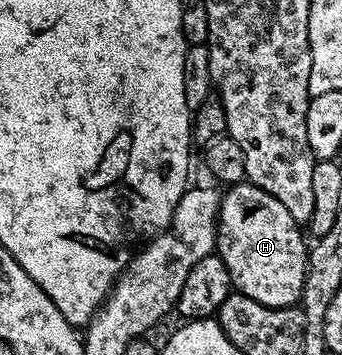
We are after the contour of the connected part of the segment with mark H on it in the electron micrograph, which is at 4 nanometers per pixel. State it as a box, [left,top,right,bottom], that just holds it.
[216,184,308,308]

